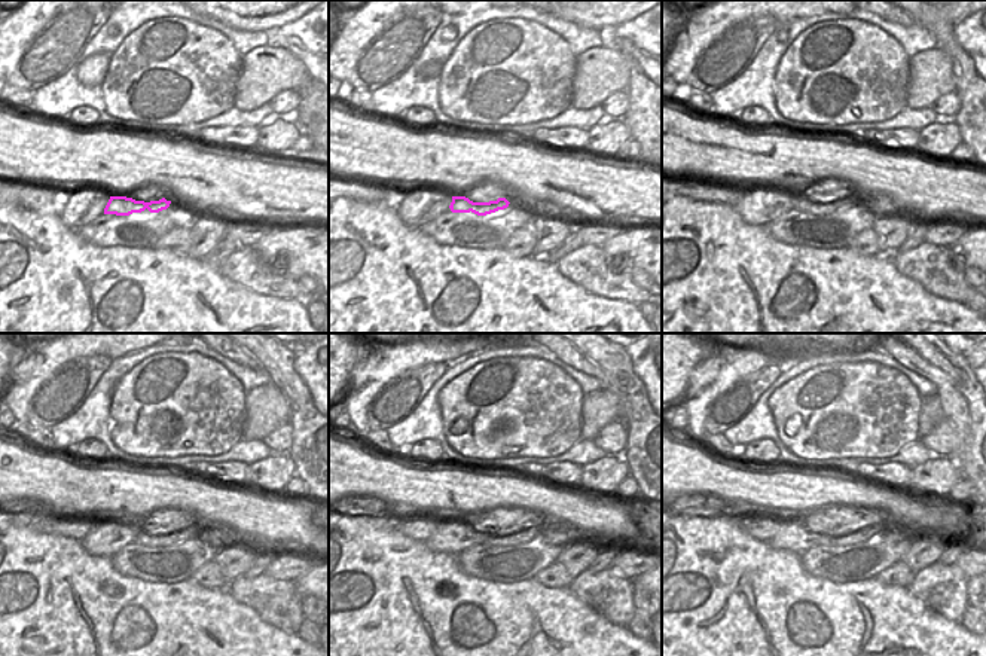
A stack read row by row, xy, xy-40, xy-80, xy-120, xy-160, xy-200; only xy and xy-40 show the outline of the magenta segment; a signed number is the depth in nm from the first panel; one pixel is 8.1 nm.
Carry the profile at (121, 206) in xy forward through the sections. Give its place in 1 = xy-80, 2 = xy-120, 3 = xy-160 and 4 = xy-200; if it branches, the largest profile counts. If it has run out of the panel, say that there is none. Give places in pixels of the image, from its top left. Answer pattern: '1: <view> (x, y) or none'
1: xy-80 (800, 204)
2: xy-120 (174, 537)
3: xy-160 (528, 533)
4: xy-200 (857, 534)

